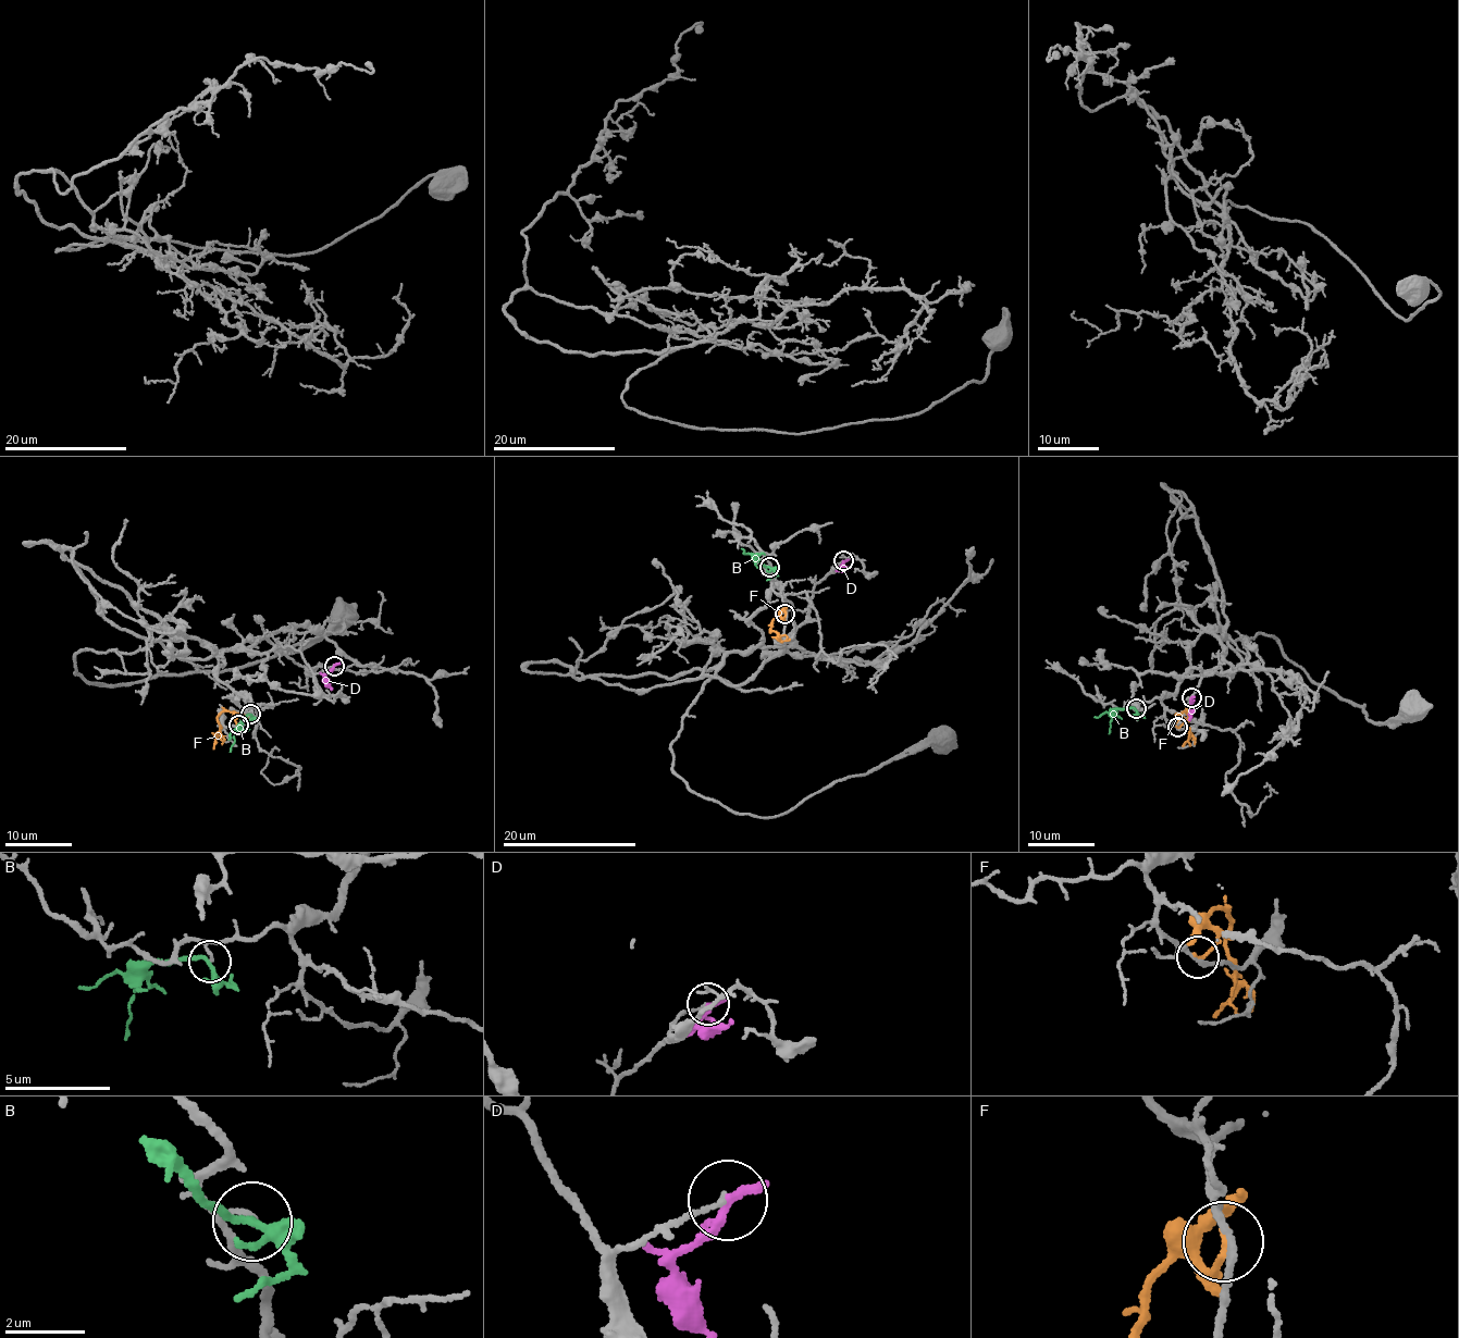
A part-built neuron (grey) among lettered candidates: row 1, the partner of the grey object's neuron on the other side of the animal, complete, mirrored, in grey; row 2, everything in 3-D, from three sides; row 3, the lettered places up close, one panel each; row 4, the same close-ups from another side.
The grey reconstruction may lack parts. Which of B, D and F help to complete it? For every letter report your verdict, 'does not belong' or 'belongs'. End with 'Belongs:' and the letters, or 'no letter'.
B: does not belong
D: does not belong
F: does not belong
Belongs: no letter

